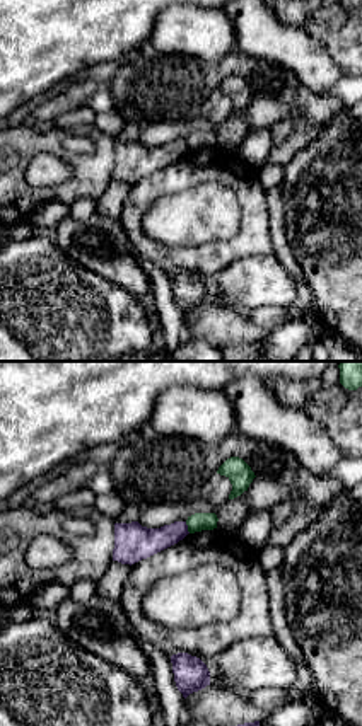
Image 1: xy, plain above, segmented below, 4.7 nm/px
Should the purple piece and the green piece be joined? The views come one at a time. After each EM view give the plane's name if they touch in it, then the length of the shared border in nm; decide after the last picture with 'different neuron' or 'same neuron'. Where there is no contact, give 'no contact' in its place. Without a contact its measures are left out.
meets purple in xy; contact 60 nm long

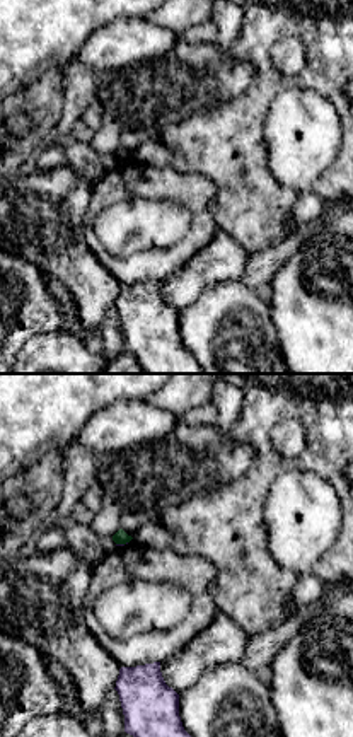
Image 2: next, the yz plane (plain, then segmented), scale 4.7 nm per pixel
meets purple in yz; contact 60 nm long

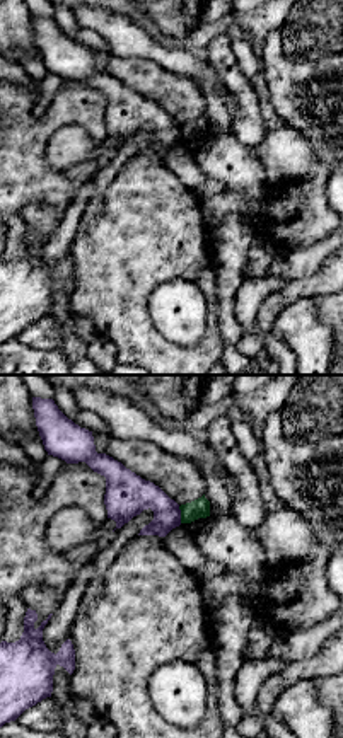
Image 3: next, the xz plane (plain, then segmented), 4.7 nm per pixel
meets purple in xz; contact 80 nm long

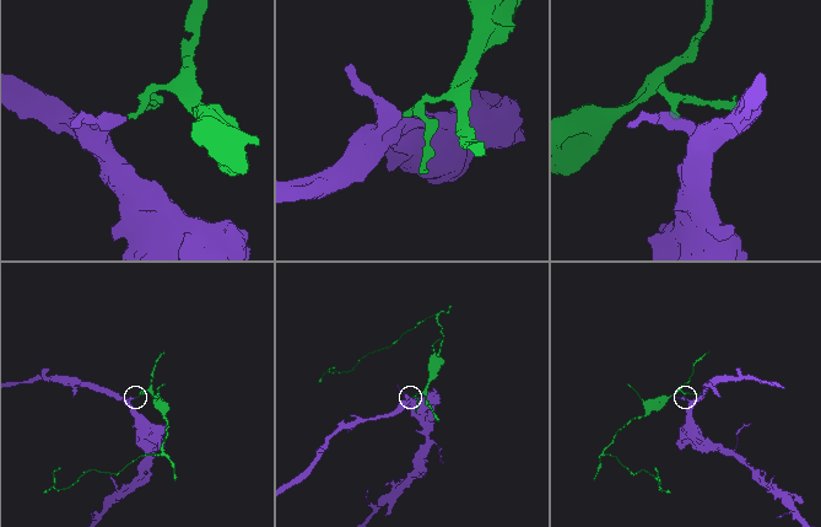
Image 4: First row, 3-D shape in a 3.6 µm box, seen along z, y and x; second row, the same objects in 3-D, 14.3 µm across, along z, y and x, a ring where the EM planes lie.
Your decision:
different neuron

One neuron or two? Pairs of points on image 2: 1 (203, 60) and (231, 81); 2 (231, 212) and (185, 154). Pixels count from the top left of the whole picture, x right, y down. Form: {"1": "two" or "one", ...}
{"1": "one", "2": "one"}

